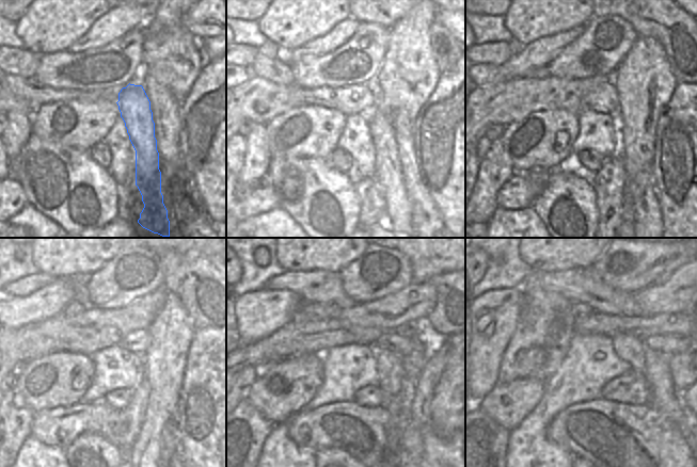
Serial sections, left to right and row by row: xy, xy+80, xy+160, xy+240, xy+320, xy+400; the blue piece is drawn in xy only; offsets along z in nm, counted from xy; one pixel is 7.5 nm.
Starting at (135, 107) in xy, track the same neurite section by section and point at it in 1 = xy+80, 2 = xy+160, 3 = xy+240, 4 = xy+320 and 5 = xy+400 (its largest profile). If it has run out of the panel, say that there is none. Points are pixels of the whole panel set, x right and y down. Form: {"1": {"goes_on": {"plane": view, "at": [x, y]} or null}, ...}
{"1": {"goes_on": {"plane": "xy+80", "at": [387, 173]}}, "2": {"goes_on": {"plane": "xy+160", "at": [646, 209]}}, "3": {"goes_on": {"plane": "xy+240", "at": [178, 454]}}, "4": {"goes_on": null}, "5": {"goes_on": null}}

